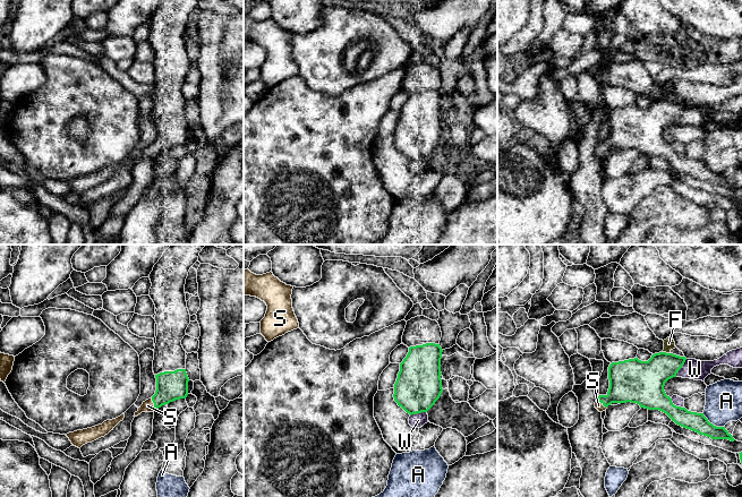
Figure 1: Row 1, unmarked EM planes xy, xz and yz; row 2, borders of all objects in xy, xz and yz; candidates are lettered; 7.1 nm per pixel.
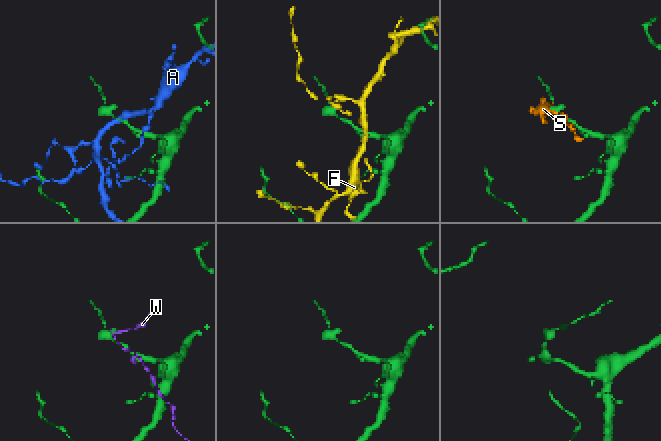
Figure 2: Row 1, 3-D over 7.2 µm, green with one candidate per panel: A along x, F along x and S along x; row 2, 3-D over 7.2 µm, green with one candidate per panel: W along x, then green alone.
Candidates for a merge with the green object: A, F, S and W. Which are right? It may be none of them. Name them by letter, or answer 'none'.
S

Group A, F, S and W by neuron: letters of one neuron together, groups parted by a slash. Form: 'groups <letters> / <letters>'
groups A / F / S / W

